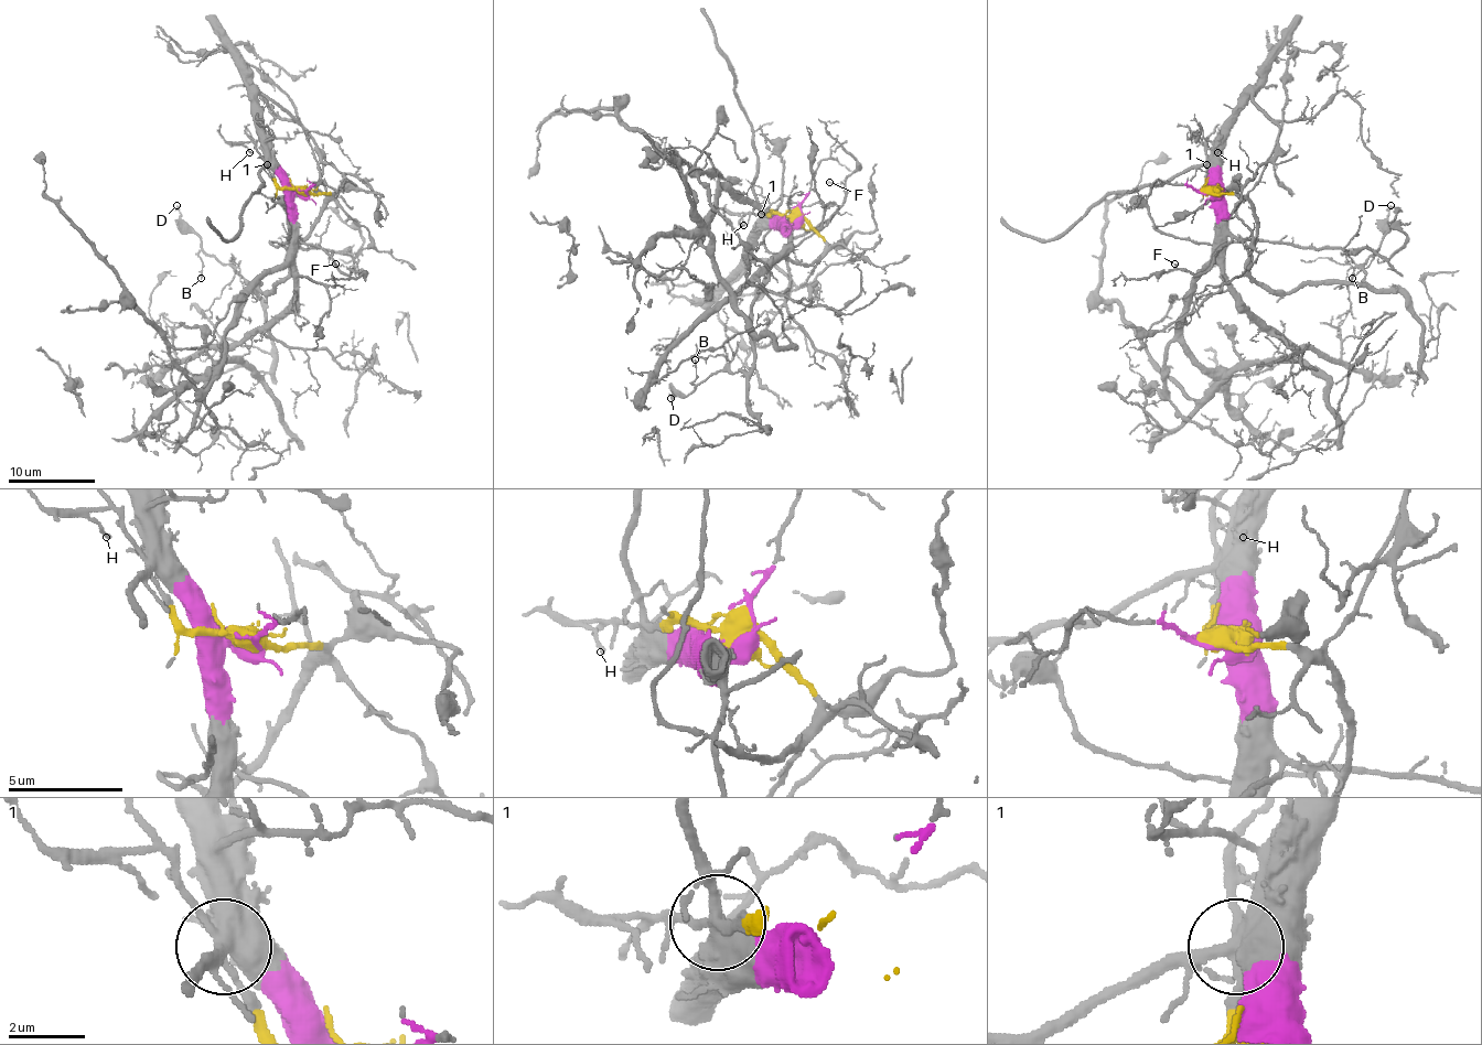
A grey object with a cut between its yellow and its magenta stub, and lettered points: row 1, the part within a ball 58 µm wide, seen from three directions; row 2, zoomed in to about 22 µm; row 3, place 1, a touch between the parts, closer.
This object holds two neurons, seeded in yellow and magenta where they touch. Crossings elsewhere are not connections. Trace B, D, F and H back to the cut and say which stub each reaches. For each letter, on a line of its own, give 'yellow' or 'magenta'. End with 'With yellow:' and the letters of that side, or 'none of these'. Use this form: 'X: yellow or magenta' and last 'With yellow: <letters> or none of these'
B: yellow
D: yellow
F: magenta
H: yellow
With yellow: B, D, H

